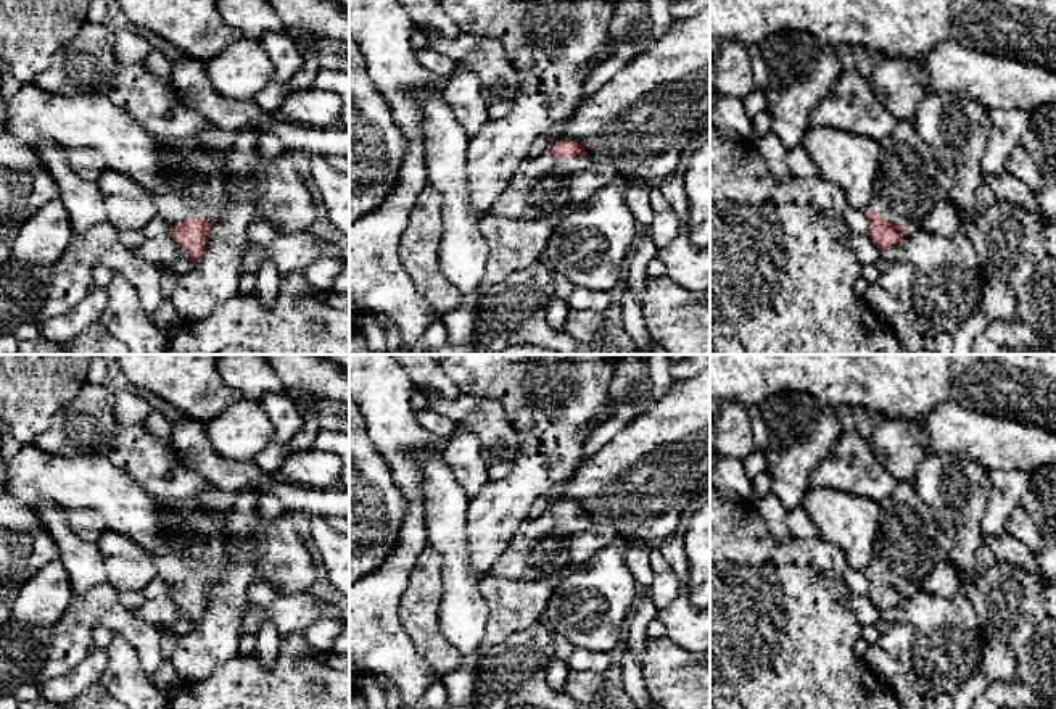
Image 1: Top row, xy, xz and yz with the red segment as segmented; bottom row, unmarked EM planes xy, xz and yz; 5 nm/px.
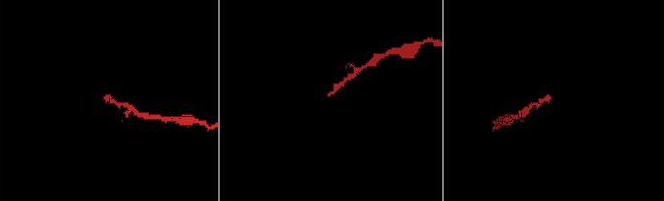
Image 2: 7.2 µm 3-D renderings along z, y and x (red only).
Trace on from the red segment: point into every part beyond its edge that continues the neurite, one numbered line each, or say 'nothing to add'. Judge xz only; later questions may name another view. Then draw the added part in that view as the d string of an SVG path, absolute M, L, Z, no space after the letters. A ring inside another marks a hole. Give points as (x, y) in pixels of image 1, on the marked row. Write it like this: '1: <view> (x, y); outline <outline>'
1: xz (538, 189); outline M547 151L525 158L488 216L539 219L562 211L571 200L568 184L575 172L592 166L588 156L554 160Z

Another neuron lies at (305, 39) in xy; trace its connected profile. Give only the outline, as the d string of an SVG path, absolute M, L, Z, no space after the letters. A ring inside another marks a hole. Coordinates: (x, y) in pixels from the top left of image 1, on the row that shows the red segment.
M304 26L285 29L285 32L293 39L301 53L299 66L287 82L287 93L311 89L322 69L316 55L316 32Z

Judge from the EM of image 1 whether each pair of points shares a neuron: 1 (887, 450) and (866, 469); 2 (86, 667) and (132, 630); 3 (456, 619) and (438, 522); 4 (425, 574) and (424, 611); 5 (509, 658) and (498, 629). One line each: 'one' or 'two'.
1: two
2: two
3: one
4: one
5: two

